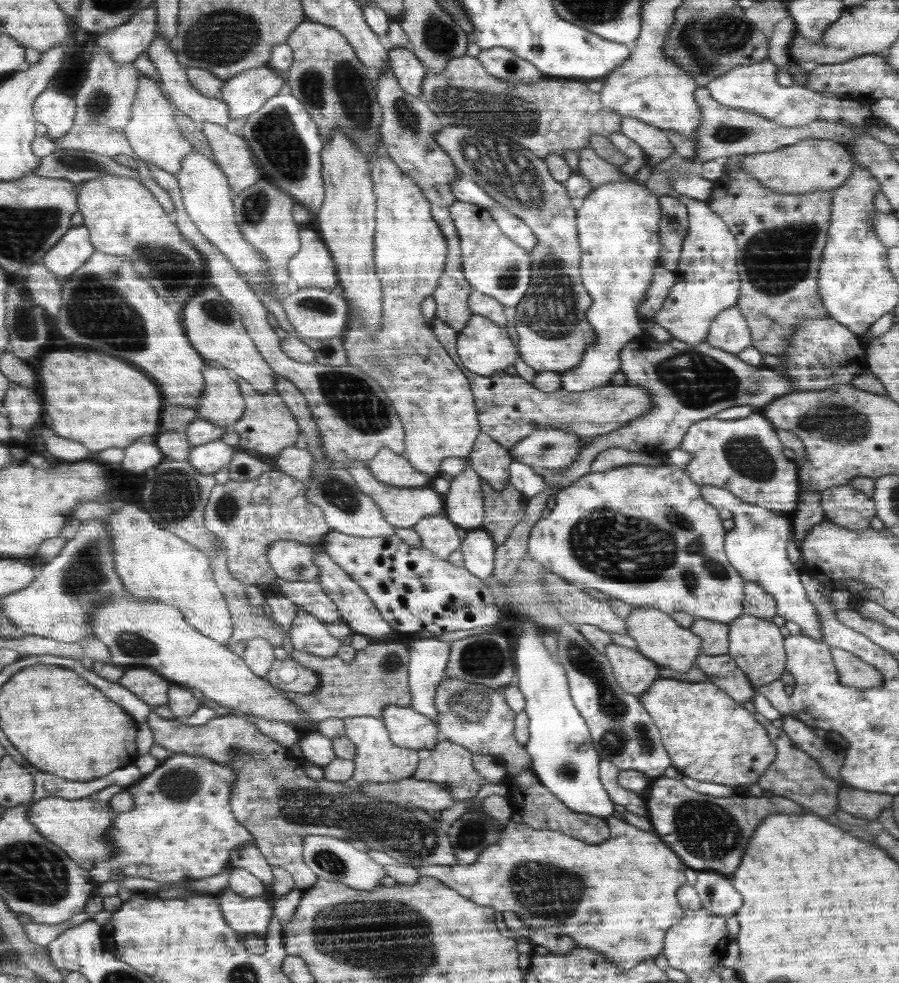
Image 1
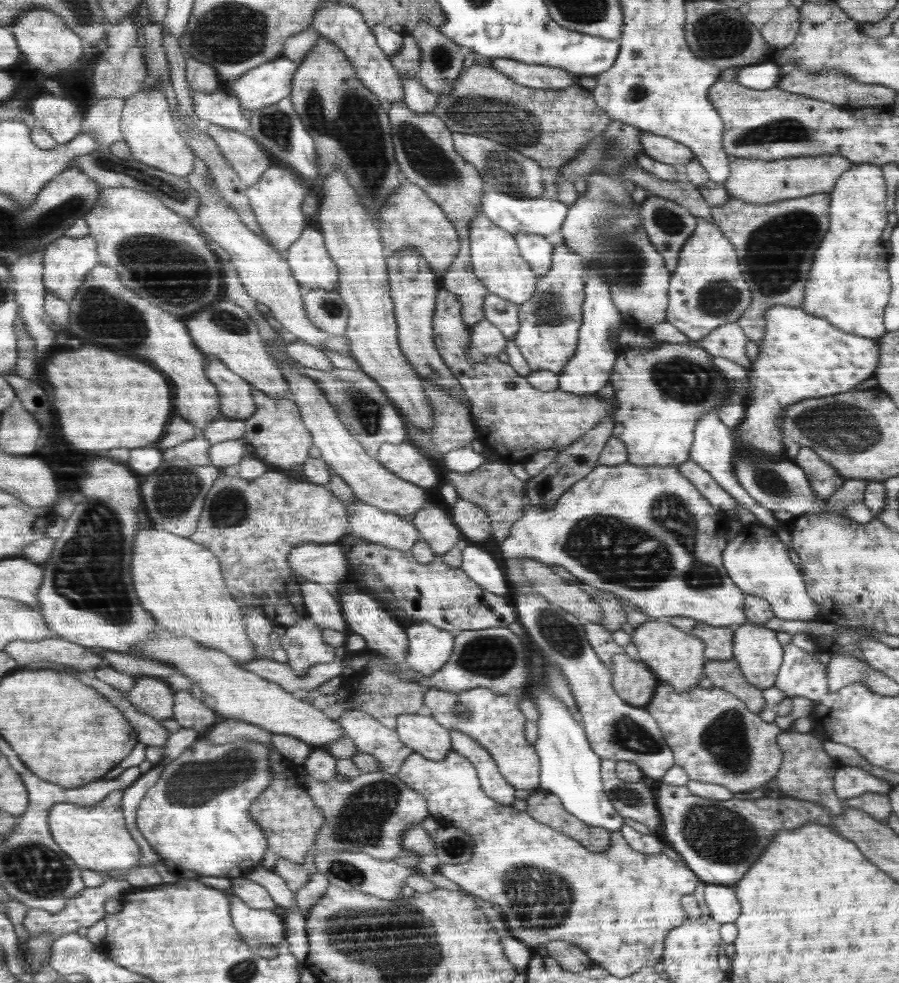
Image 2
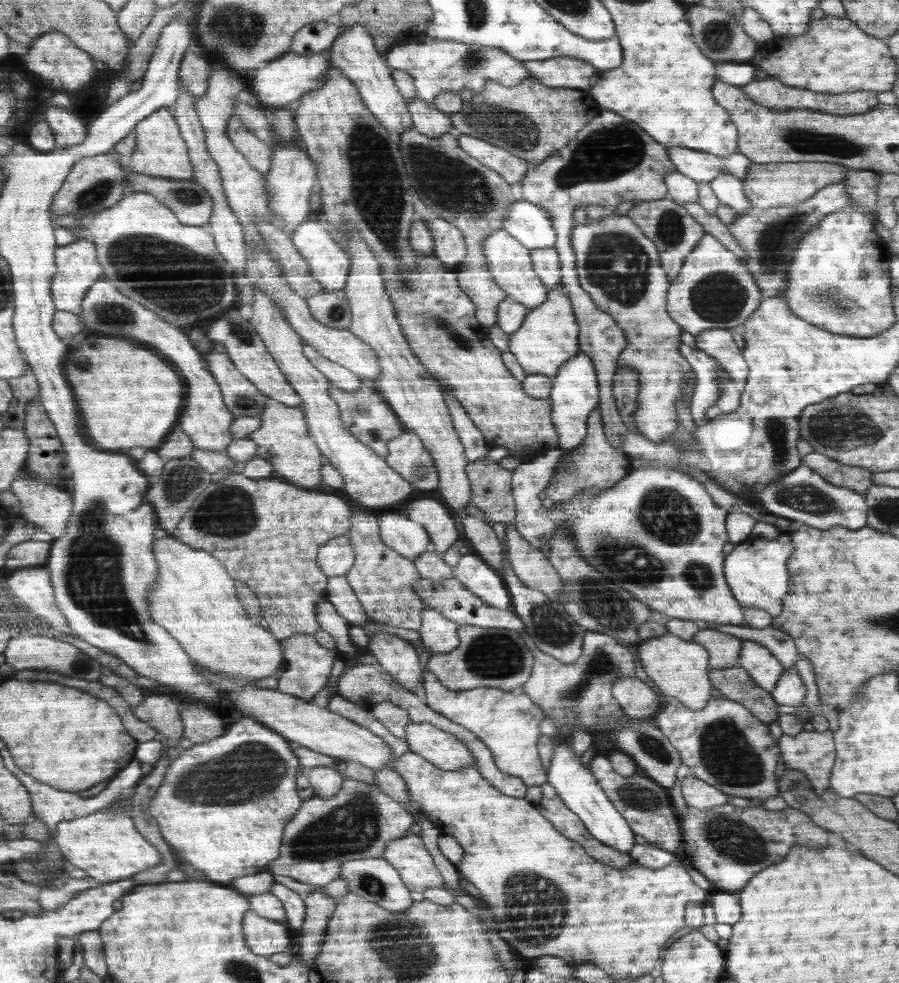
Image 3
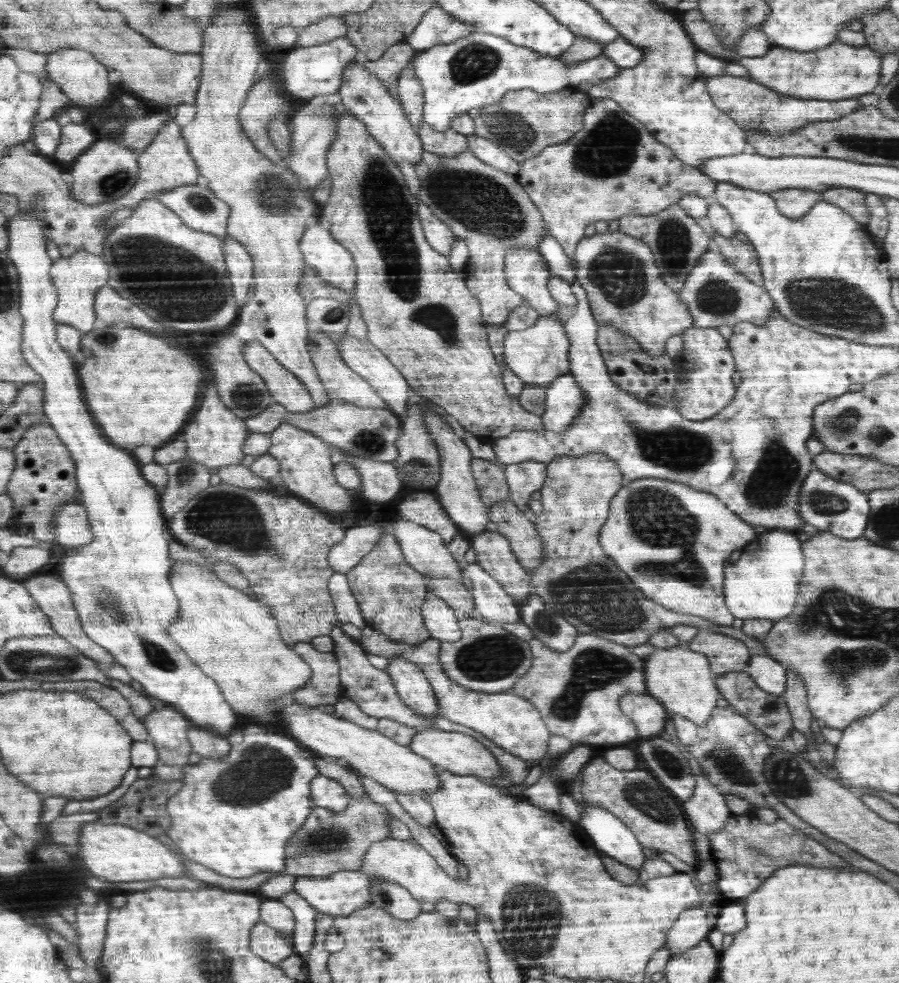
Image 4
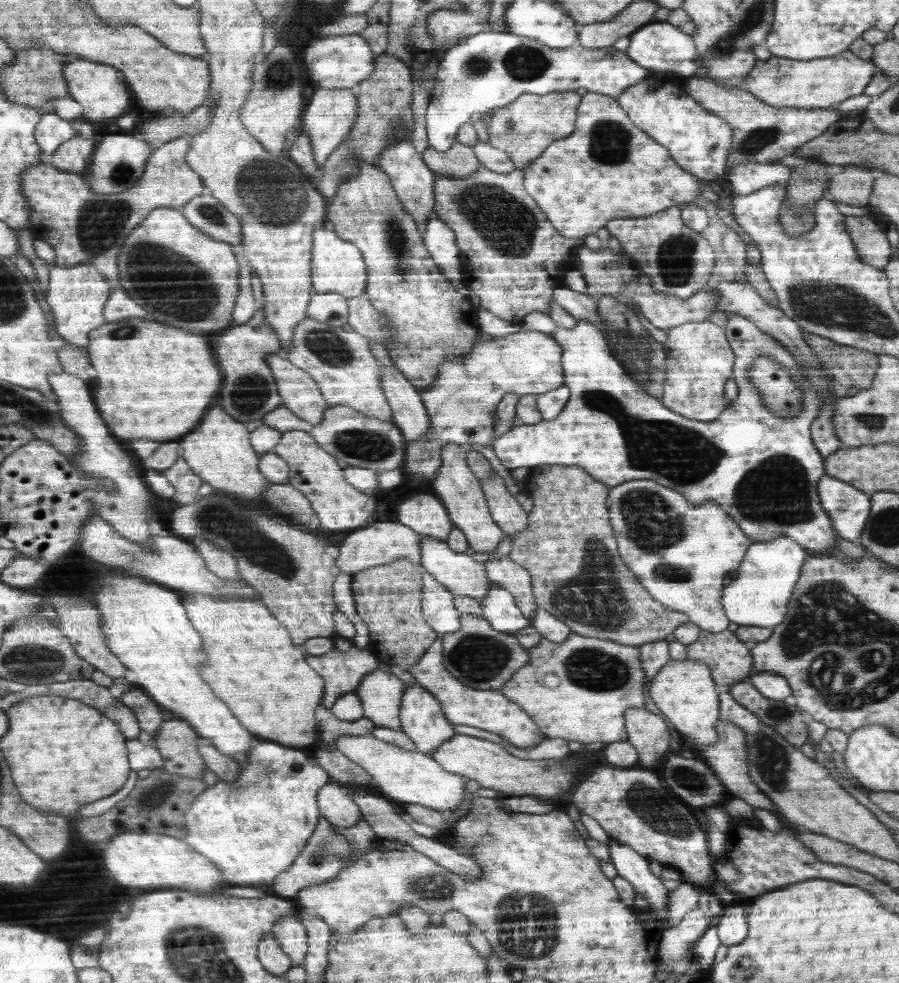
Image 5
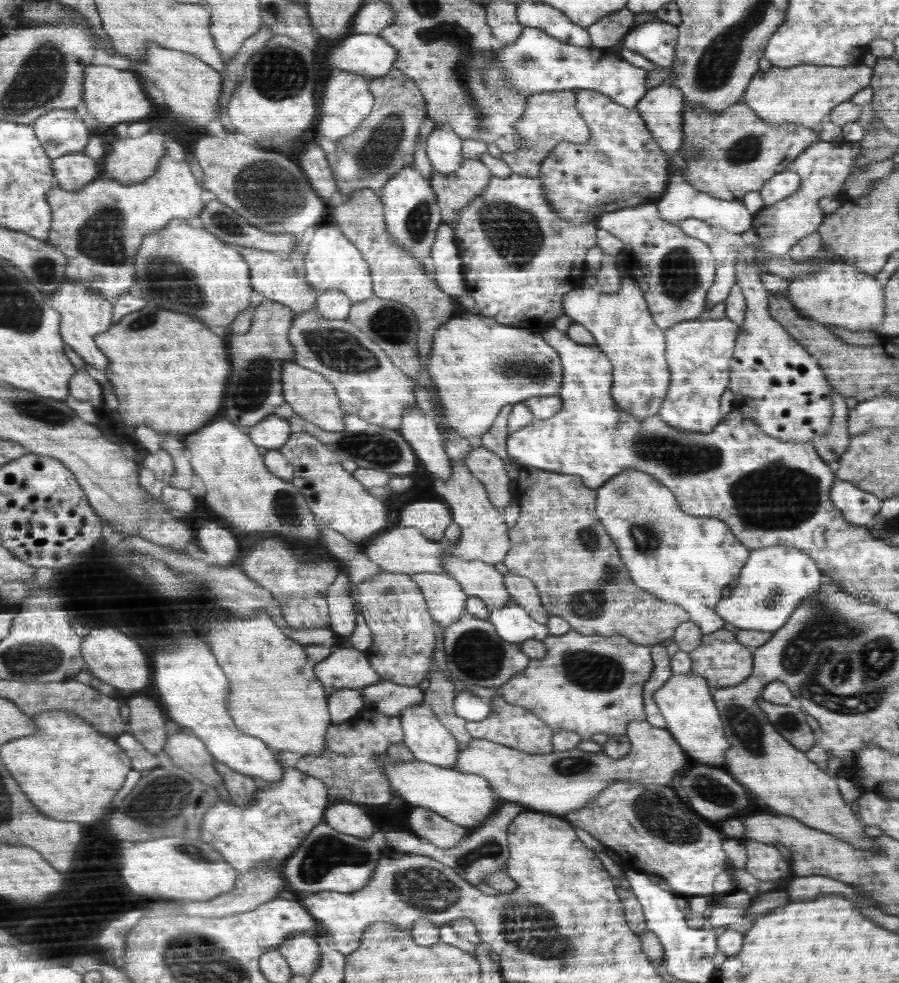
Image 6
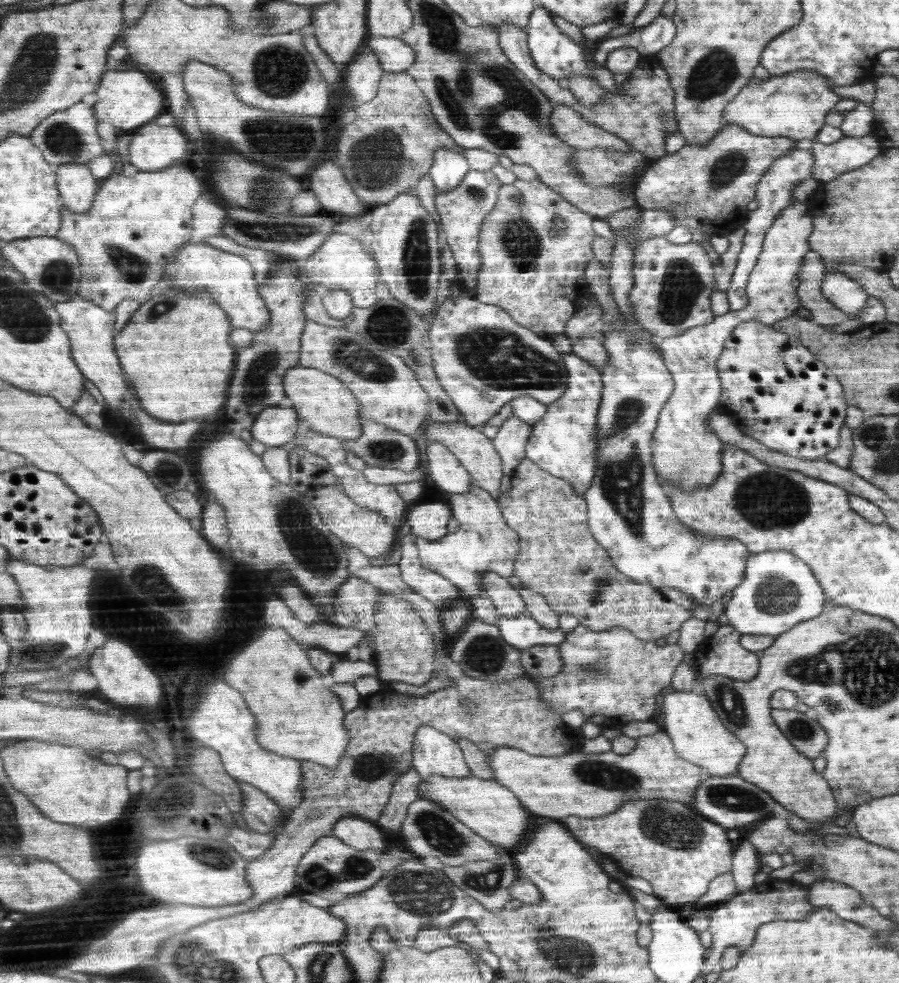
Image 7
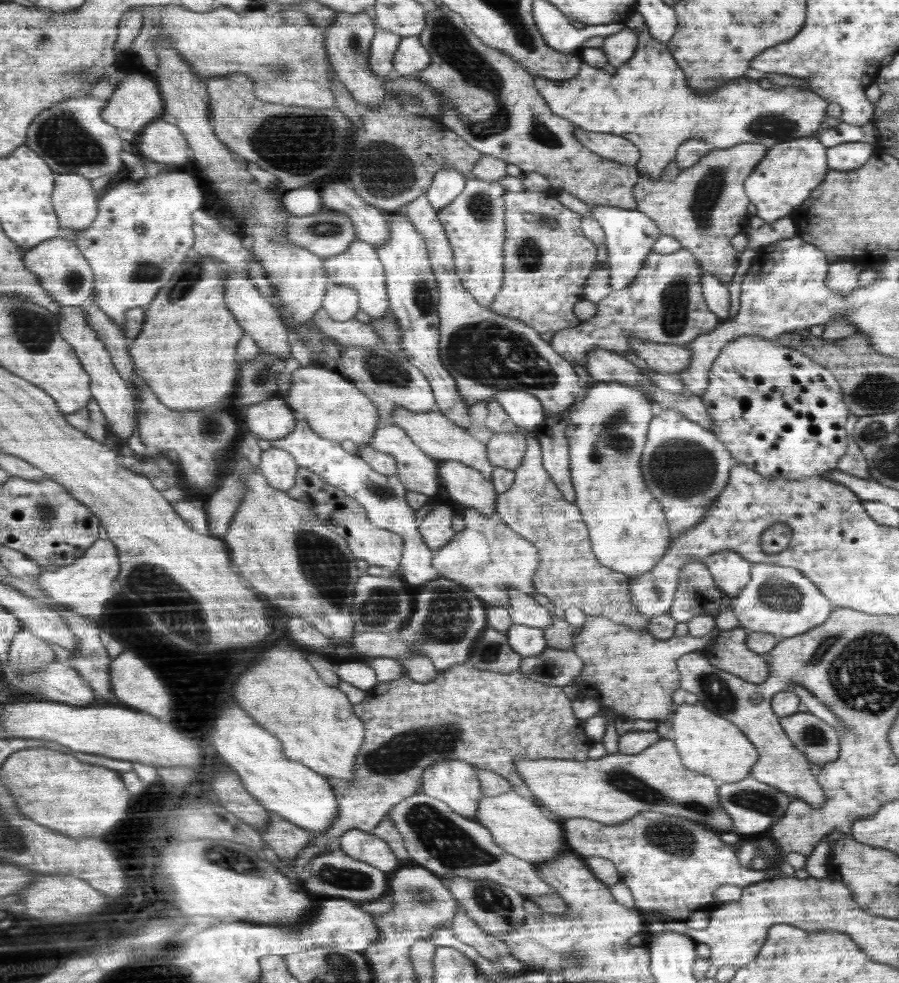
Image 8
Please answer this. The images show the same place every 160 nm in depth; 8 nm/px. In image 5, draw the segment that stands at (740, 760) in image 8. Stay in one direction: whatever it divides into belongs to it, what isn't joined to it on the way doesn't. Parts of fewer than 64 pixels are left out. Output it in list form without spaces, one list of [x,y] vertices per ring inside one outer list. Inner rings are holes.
[[[670,660],[651,681],[648,694],[652,696],[652,709],[664,714],[672,722],[673,728],[682,735],[688,748],[690,743],[709,745],[719,741],[718,724],[722,709],[719,706],[716,685],[711,668],[706,663],[692,660]]]

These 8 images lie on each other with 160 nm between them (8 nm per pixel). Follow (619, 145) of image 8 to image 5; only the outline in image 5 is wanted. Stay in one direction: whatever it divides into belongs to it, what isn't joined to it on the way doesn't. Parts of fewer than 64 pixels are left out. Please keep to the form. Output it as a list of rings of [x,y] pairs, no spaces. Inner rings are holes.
[[[559,91],[548,94],[524,93],[511,104],[495,109],[487,122],[488,140],[492,146],[505,150],[516,169],[523,169],[556,140],[569,137],[575,129],[580,94],[576,91]]]

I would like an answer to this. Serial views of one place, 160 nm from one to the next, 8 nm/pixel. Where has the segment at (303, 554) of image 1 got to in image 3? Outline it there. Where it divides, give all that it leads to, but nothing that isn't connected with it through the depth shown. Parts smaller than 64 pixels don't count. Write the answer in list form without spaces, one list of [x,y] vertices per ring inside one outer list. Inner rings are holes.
[[[347,533],[333,538],[318,550],[318,563],[320,570],[328,577],[345,576],[354,564],[354,547]]]

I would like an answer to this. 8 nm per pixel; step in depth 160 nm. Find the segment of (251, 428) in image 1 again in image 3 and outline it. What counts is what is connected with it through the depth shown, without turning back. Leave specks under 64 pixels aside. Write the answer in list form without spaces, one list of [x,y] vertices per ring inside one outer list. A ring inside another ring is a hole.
[[[267,397],[261,415],[261,425],[246,437],[257,444],[256,456],[267,459],[275,468],[276,476],[283,476],[304,489],[319,490],[322,486],[322,451],[307,429],[306,416],[298,407],[289,407]]]

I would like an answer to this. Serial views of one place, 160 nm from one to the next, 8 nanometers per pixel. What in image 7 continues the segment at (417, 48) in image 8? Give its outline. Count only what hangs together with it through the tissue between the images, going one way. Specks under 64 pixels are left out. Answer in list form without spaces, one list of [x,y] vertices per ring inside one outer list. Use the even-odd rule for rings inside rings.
[[[373,36],[365,44],[366,48],[371,48],[377,54],[386,74],[405,71],[415,62],[415,50],[400,37]]]

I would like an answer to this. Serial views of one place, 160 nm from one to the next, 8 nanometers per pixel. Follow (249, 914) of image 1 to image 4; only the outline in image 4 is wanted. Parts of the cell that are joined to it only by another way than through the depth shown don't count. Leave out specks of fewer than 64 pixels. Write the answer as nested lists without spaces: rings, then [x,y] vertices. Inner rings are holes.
[[[262,921],[251,930],[250,943],[252,952],[276,966],[292,955],[292,948],[283,935]]]

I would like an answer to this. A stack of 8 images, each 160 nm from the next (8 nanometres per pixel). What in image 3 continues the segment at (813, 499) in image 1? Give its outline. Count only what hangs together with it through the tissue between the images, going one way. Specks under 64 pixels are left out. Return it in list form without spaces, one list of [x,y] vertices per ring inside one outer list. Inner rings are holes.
[[[816,451],[803,457],[803,466],[815,470],[834,486],[843,486],[850,490],[859,491],[862,495],[866,495],[867,490],[874,484],[874,480],[871,480],[874,472],[871,470],[844,465]]]

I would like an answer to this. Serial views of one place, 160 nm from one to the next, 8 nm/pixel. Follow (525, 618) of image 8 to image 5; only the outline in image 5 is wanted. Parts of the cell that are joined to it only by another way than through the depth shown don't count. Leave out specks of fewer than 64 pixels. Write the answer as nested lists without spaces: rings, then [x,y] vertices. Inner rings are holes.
[[[421,536],[420,562],[425,572],[431,574],[436,582],[446,586],[454,595],[466,595],[481,600],[487,596],[487,590],[491,588],[492,582],[487,577],[486,566],[482,562],[474,561],[469,552],[453,551],[440,539]]]

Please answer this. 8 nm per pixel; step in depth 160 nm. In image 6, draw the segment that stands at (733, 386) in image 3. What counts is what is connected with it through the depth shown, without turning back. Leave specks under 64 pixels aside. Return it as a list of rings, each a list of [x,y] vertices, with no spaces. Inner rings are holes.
[[[707,317],[680,322],[666,330],[666,359],[671,371],[671,384],[659,410],[661,419],[679,431],[706,434],[719,424],[720,396],[726,392],[731,373],[730,343],[739,328],[727,317]]]

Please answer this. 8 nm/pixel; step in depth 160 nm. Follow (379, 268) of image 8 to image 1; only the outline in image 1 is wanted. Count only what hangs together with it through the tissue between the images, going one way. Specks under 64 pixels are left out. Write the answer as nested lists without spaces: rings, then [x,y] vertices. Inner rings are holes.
[[[306,228],[304,234],[300,233],[300,238],[303,239],[302,249],[289,263],[292,286],[334,288],[338,284],[337,268],[334,268],[331,252],[324,246],[322,238],[310,228]]]

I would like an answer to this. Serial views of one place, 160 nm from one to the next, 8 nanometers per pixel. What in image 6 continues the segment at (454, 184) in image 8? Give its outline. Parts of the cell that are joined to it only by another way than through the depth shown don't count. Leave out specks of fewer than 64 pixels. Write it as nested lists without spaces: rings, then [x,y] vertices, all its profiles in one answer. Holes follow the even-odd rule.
[[[436,125],[427,138],[427,157],[434,171],[455,173],[462,164],[463,140],[448,125]]]

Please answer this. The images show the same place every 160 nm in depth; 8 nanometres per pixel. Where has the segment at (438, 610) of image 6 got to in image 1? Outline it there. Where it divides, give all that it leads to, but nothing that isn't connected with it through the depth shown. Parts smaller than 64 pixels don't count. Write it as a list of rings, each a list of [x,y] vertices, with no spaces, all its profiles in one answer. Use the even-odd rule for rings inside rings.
[[[414,637],[407,646],[409,648],[409,668],[408,668],[408,687],[412,700],[409,707],[420,714],[427,715],[436,722],[439,727],[439,714],[437,713],[435,696],[438,694],[439,687],[445,680],[444,674],[447,671],[447,664],[451,659],[451,642],[444,642],[436,637]]]

